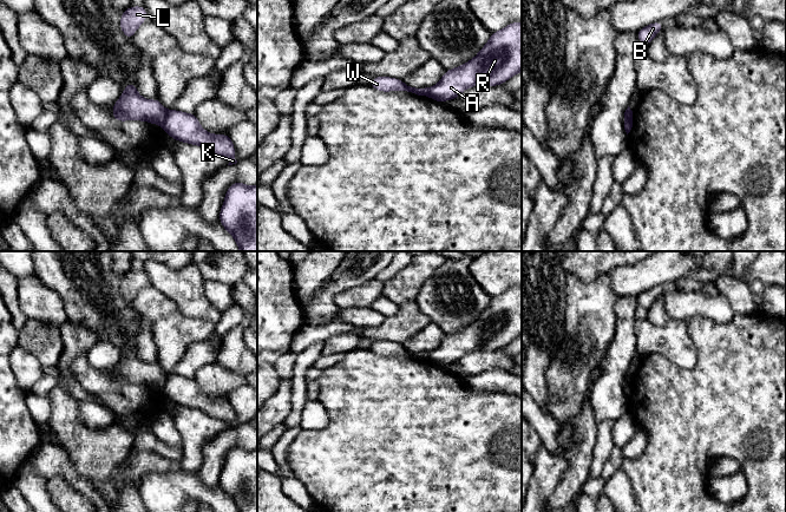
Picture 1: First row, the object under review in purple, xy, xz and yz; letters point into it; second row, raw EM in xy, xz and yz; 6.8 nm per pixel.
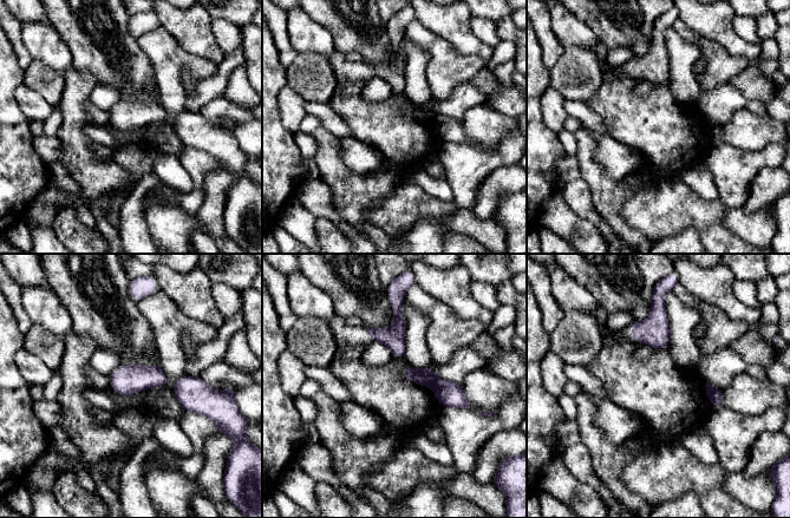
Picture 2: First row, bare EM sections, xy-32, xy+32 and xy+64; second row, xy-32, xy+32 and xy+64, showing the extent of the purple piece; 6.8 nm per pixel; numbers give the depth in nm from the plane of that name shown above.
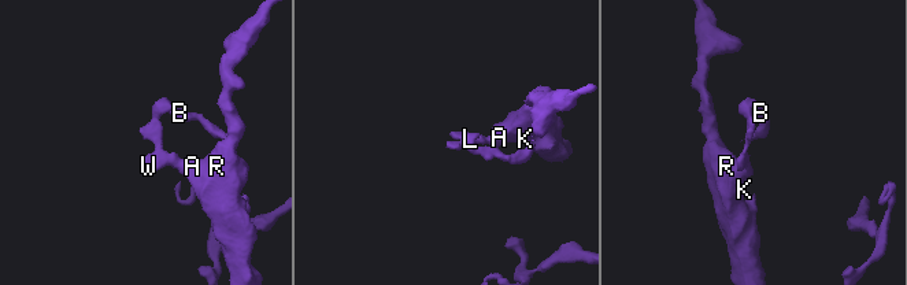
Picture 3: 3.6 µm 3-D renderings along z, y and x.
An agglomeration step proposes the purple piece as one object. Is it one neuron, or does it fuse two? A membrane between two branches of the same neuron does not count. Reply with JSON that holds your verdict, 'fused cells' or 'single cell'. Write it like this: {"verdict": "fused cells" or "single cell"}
{"verdict": "fused cells"}

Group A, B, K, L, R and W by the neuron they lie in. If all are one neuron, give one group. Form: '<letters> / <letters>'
A K R / B L W

